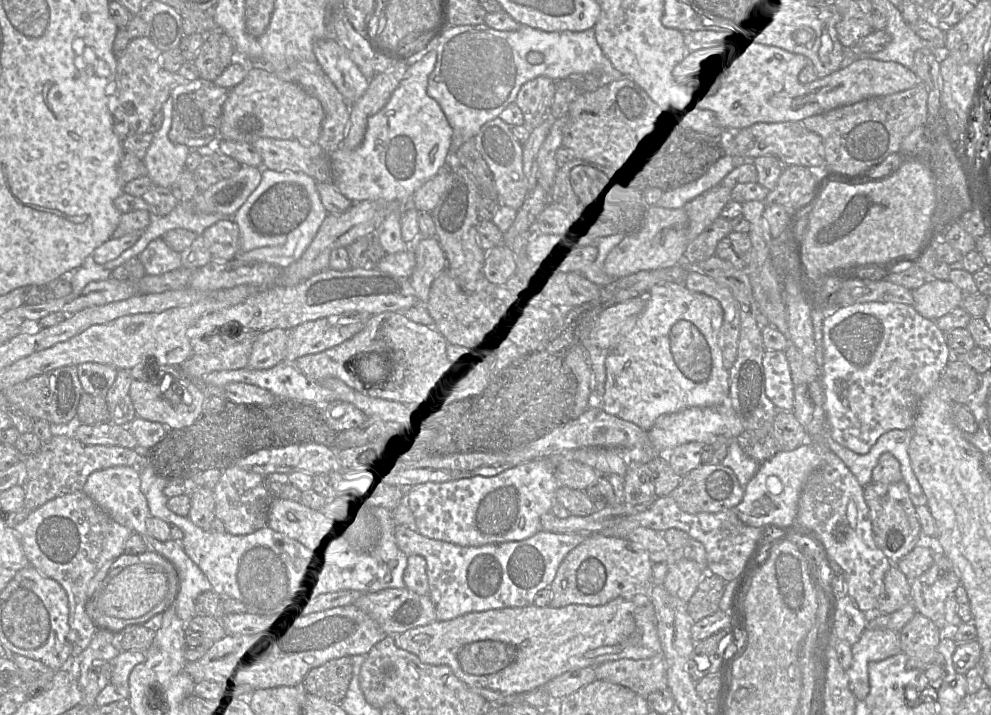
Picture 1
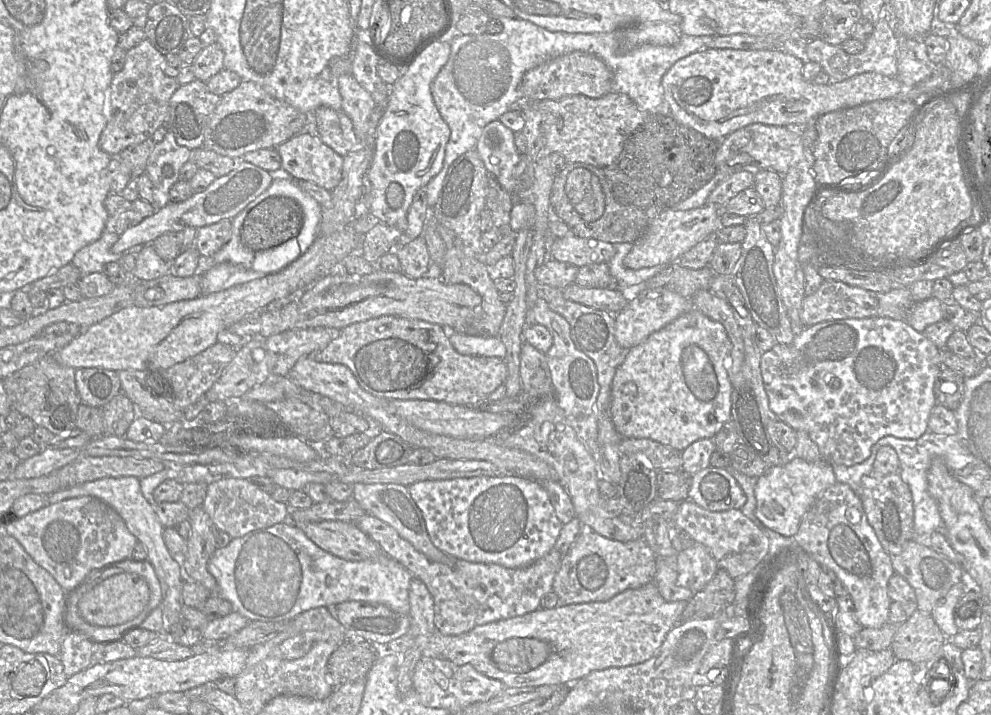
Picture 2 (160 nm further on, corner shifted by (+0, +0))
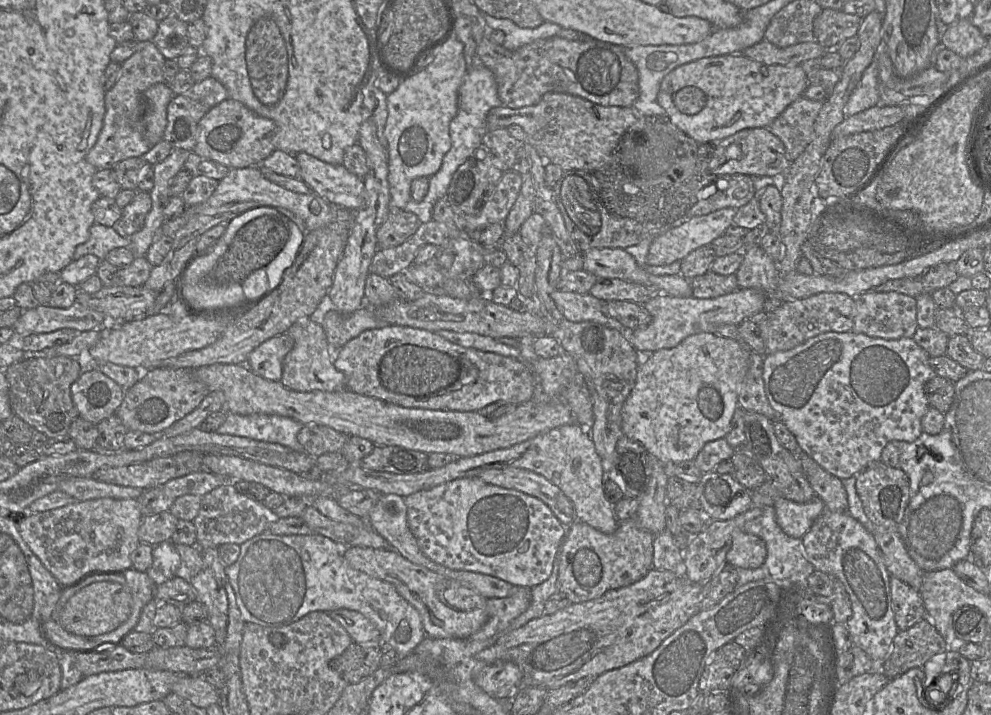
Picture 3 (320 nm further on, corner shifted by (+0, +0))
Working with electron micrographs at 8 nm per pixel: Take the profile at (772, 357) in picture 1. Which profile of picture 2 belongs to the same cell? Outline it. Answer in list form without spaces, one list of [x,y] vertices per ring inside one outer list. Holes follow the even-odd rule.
[[[877,315],[868,318],[831,320],[805,327],[795,333],[792,343],[776,343],[772,349],[763,353],[760,367],[764,388],[768,395],[769,407],[777,418],[796,431],[806,431],[811,440],[817,445],[822,459],[826,462],[831,465],[852,466],[865,461],[871,454],[872,446],[884,436],[917,439],[929,431],[928,420],[932,409],[937,404],[934,384],[942,371],[942,362],[941,350],[922,332],[909,325],[906,320],[895,320]]]

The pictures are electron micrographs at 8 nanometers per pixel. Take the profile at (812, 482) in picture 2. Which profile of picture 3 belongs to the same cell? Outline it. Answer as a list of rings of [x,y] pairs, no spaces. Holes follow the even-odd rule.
[[[818,496],[806,503],[797,503],[780,497],[773,507],[776,521],[785,534],[793,538],[802,538],[824,511],[825,504]]]

